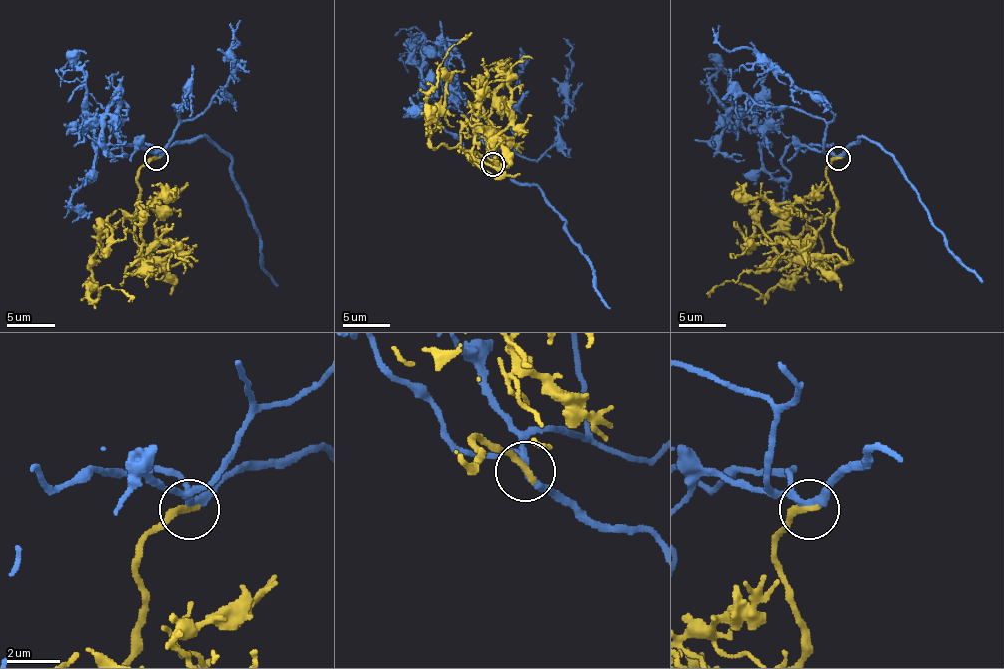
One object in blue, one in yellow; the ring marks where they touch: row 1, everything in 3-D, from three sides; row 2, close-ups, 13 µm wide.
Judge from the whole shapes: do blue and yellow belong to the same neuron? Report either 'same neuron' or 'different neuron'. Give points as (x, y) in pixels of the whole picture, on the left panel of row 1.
same neuron

